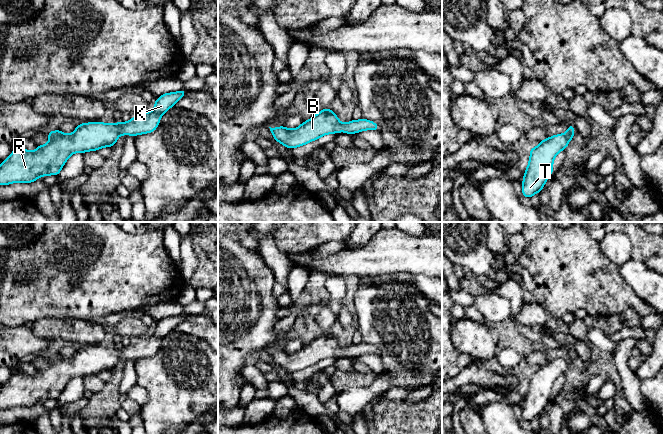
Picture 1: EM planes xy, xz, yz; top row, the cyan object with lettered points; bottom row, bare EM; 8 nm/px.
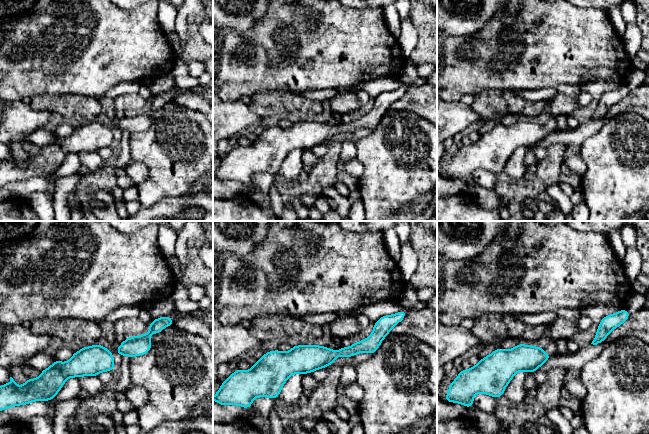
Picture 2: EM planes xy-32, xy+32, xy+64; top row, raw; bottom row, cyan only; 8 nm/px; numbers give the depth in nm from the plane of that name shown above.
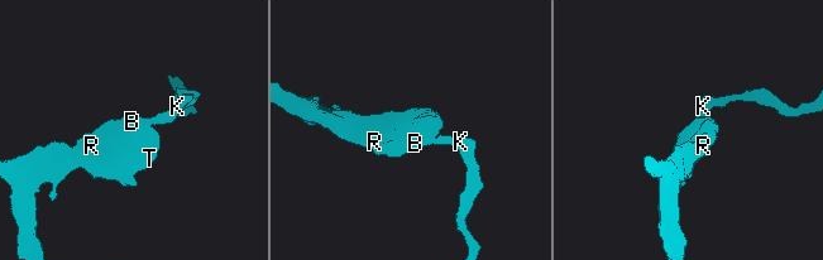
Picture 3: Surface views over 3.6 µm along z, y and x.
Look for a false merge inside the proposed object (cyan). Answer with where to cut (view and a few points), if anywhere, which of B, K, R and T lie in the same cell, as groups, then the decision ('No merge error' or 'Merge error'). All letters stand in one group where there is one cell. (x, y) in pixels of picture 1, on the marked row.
No split. Groups: B K R T. No merge error

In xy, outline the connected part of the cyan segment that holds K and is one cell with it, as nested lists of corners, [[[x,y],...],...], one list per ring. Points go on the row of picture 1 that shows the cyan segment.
[[[186,89],[178,92],[165,93],[155,100],[154,109],[151,112],[133,116],[128,122],[107,124],[98,121],[78,124],[75,131],[71,134],[64,134],[60,129],[47,131],[49,136],[49,142],[47,144],[37,146],[35,151],[18,147],[13,149],[11,155],[2,161],[0,165],[0,185],[5,186],[15,182],[32,183],[39,177],[47,175],[55,175],[58,177],[68,158],[76,152],[85,153],[87,151],[97,151],[103,147],[113,147],[120,134],[137,136],[151,133],[157,129],[161,116],[172,106],[176,105],[186,93]]]

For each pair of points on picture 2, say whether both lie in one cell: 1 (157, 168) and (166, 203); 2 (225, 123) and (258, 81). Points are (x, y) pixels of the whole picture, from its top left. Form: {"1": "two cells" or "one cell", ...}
{"1": "two cells", "2": "two cells"}

